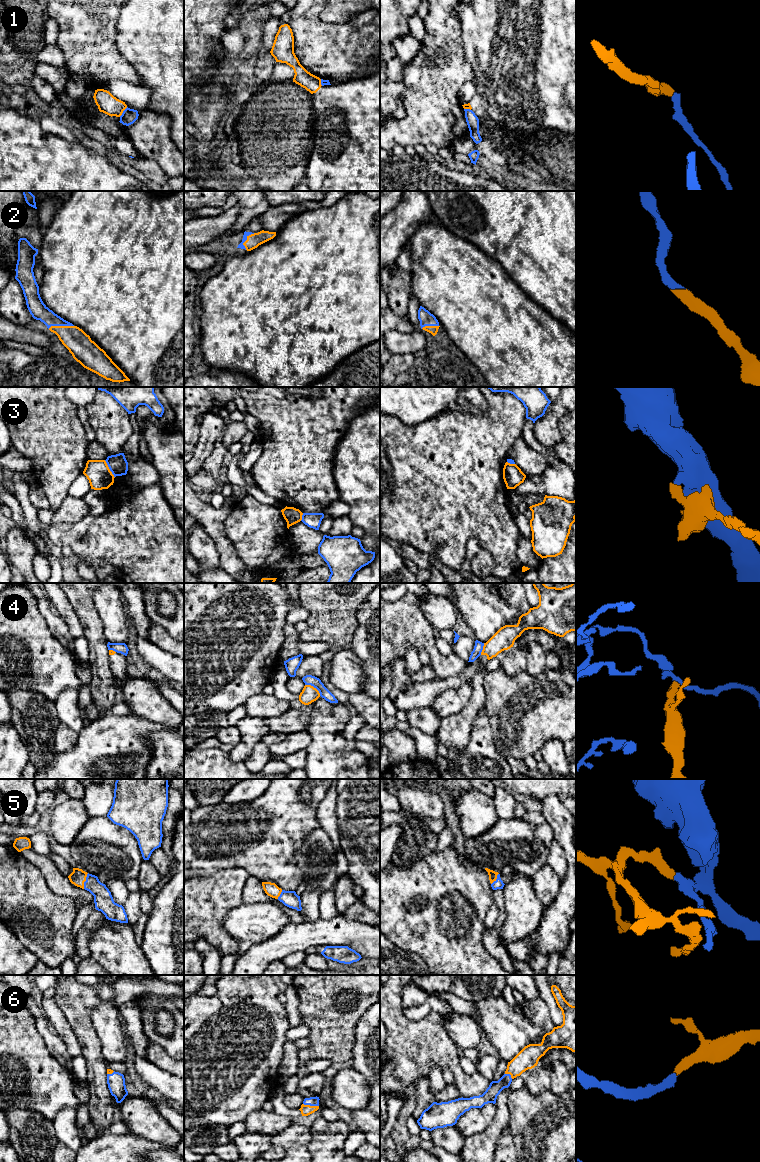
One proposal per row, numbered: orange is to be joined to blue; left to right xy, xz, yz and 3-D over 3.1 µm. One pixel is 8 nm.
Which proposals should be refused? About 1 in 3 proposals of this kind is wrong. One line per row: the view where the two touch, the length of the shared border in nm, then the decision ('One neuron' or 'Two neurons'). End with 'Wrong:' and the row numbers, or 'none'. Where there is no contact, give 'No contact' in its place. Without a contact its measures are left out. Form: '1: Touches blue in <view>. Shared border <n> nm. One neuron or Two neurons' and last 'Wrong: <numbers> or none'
1: Touches blue in xy. Shared border 100 nm. Two neurons
2: Touches blue in xy. Shared border 200 nm. One neuron
3: Touches blue in xy. Shared border 170 nm. Two neurons
4: Touches blue in xz. Shared border 160 nm. Two neurons
5: Touches blue in xy. Shared border 130 nm. One neuron
6: Touches blue in xz. Shared border 130 nm. One neuron
Wrong: 1, 3, 4

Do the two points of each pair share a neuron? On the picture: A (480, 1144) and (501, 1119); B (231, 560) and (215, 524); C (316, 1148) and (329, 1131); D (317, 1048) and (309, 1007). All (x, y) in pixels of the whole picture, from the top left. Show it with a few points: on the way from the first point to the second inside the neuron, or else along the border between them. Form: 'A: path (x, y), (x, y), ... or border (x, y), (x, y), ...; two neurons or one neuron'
A: path (486, 1138), (498, 1125); one neuron
B: path (226, 551), (217, 533); one neuron
C: path (320, 1144), (329, 1135); one neuron
D: path (317, 1038), (317, 1025), (311, 1017); one neuron

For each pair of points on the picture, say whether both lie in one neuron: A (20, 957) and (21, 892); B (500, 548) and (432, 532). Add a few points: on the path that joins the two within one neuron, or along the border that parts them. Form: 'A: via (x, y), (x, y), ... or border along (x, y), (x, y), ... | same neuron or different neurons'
A: border along (10, 927), (17, 938), (37, 958) | different neurons
B: via (483, 531), (449, 531) | same neuron

